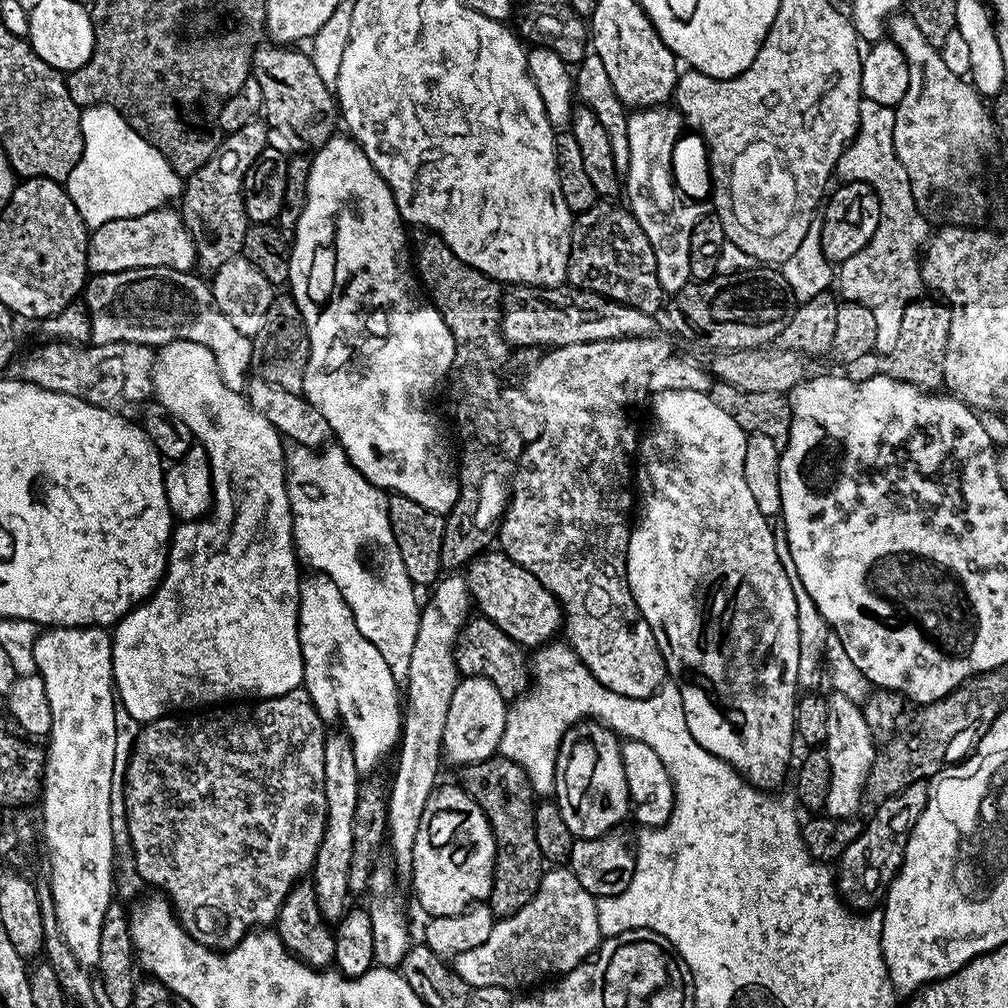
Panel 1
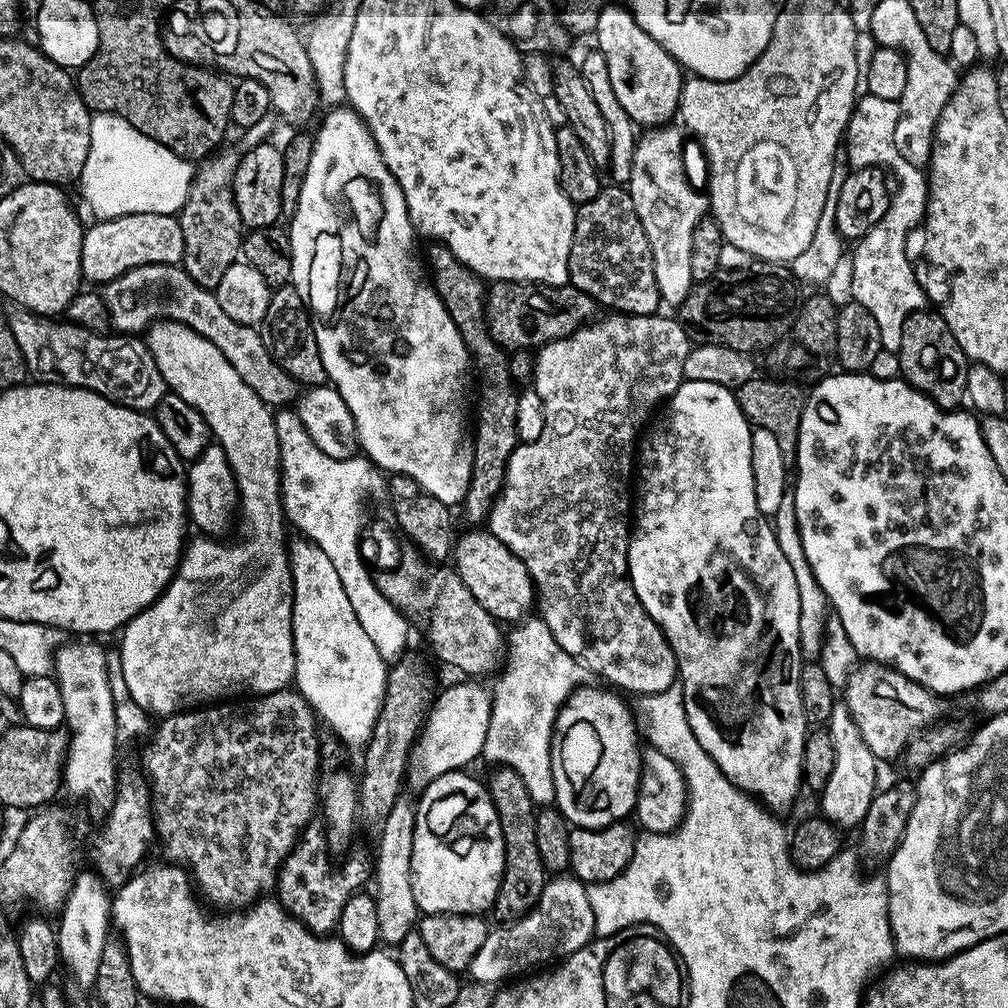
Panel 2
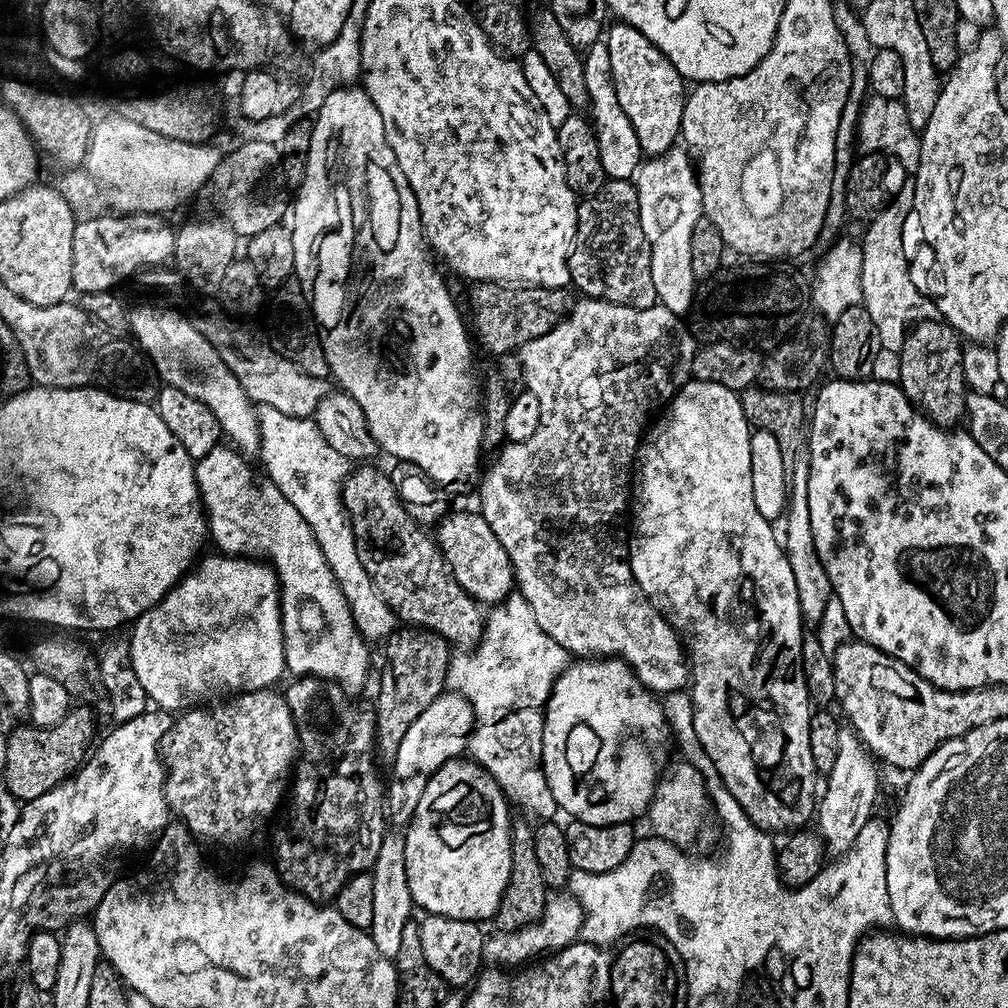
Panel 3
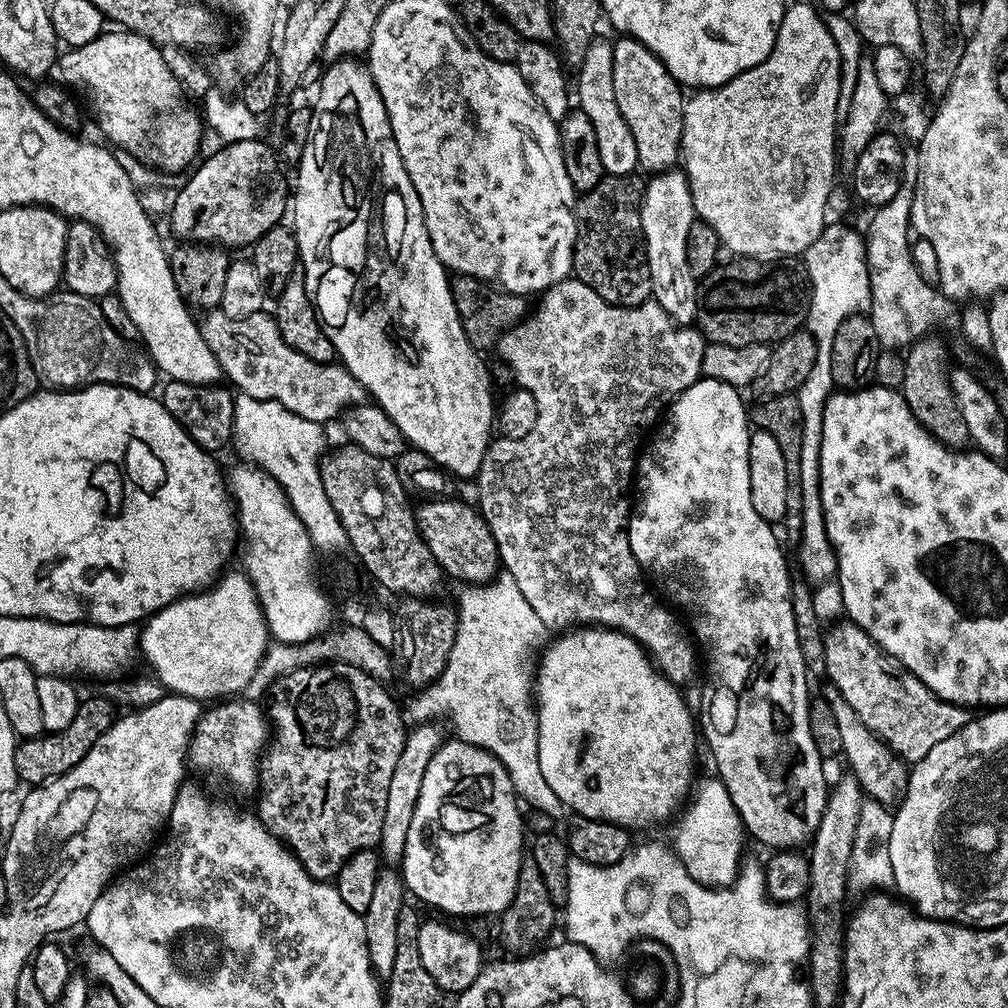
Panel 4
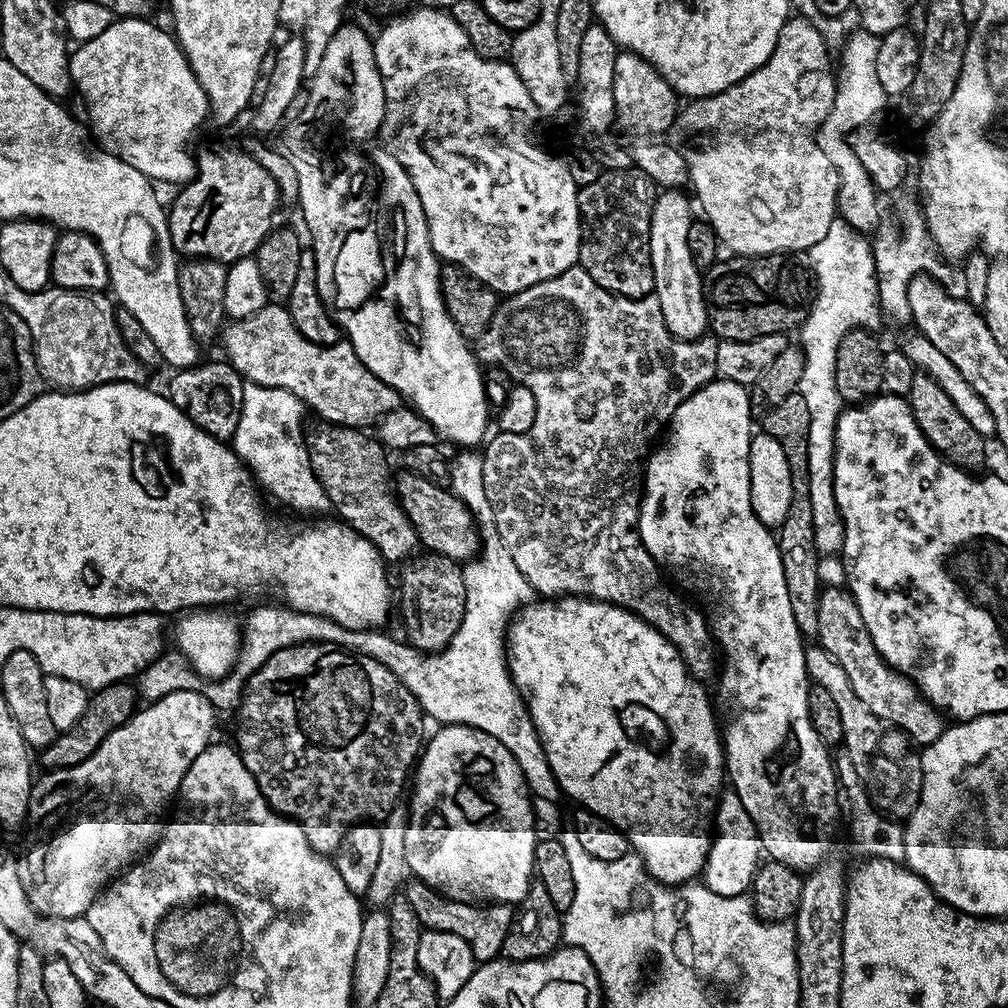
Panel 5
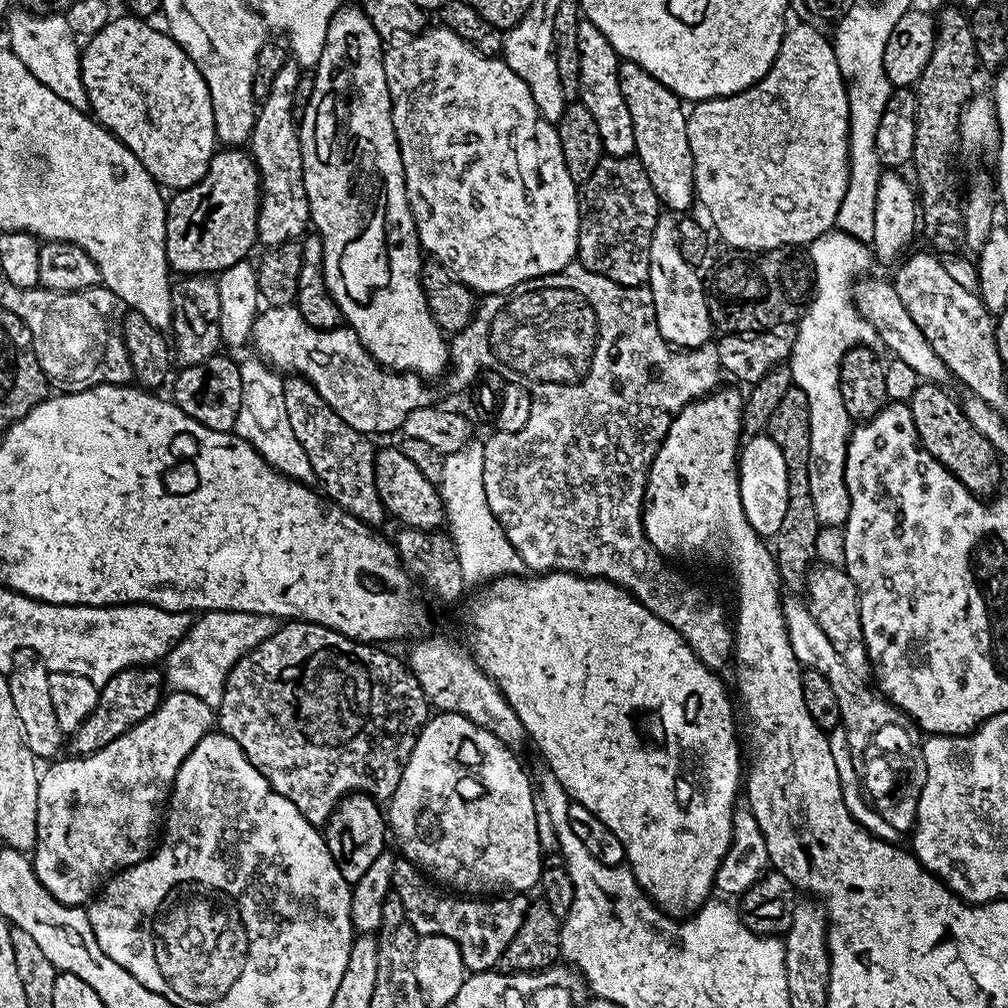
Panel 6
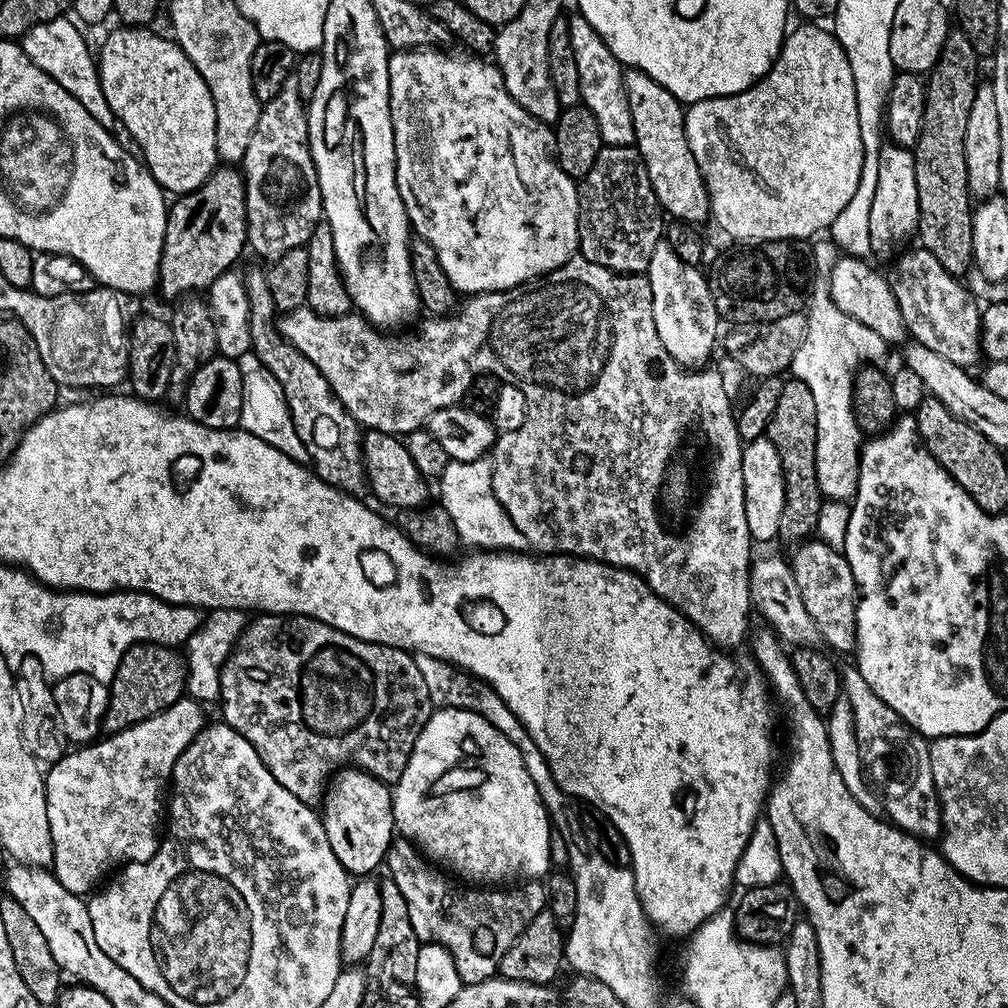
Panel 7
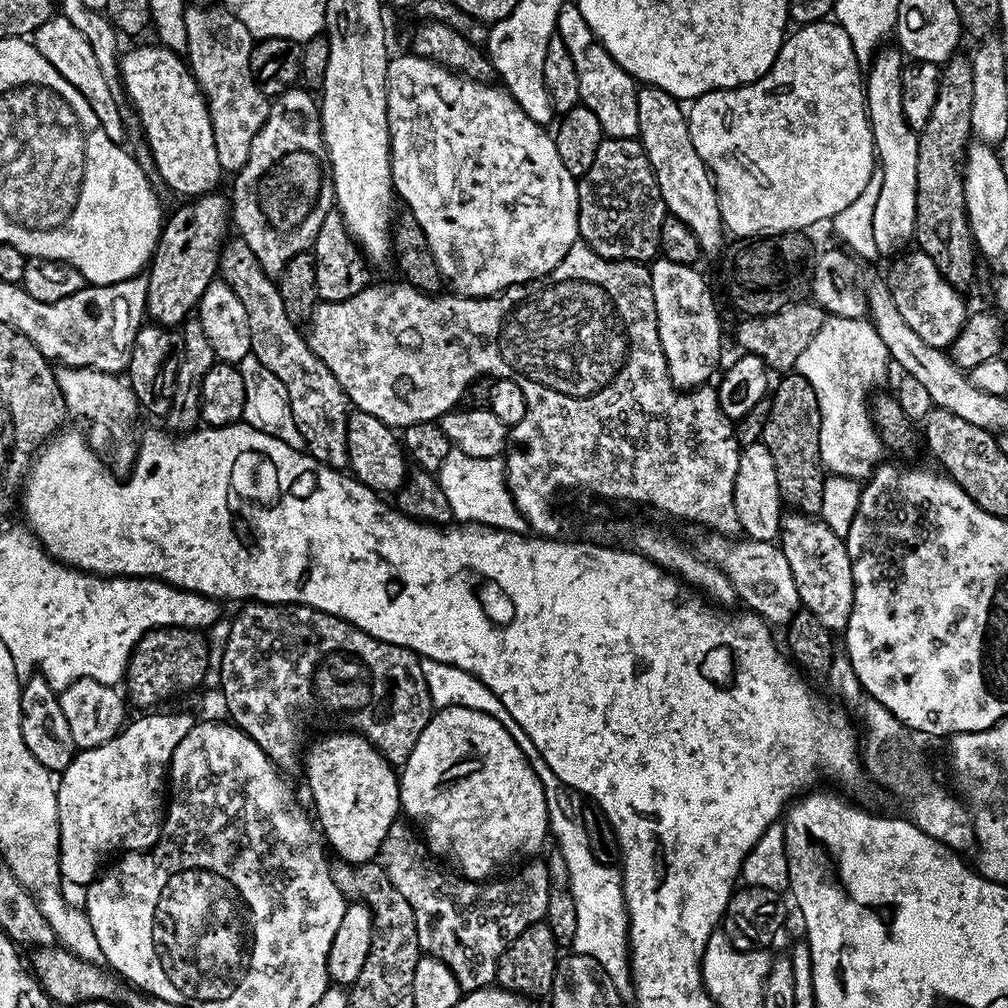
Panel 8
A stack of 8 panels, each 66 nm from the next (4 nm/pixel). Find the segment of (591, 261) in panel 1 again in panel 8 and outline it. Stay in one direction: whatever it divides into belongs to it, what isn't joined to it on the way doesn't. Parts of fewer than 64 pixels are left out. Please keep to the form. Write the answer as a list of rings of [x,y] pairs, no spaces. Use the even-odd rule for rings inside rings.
[[[609,136],[598,146],[598,155],[590,170],[579,177],[576,193],[578,194],[579,239],[589,244],[602,258],[612,260],[635,260],[651,262],[657,259],[660,250],[660,231],[666,215],[664,199],[658,190],[650,158],[639,139],[614,138]]]

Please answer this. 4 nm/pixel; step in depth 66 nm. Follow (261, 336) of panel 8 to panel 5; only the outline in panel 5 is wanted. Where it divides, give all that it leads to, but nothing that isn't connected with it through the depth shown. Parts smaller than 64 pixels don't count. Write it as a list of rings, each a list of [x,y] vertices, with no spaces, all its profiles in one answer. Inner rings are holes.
[[[327,422],[319,426],[313,432],[311,429],[306,443],[310,466],[322,490],[326,490],[331,511],[336,511],[333,513],[359,536],[366,537],[384,561],[407,561],[417,551],[418,541],[414,526],[396,500],[394,476],[388,473],[389,453],[384,445],[360,428]]]

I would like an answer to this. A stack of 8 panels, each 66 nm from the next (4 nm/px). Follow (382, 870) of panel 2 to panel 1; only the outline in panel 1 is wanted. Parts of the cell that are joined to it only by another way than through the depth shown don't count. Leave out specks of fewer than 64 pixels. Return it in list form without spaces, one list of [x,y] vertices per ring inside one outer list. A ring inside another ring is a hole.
[[[445,575],[431,589],[431,592],[432,601],[421,607],[418,634],[414,638],[414,654],[410,654],[410,670],[406,681],[408,692],[406,688],[398,751],[395,753],[396,773],[392,776],[392,788],[390,784],[386,792],[388,798],[386,844],[389,849],[392,847],[391,863],[395,871],[401,877],[404,875],[404,878],[411,877],[412,874],[414,838],[418,838],[418,822],[422,822],[422,810],[426,808],[426,798],[430,798],[432,791],[438,787],[436,775],[440,772],[440,760],[442,761],[444,745],[442,734],[446,722],[446,710],[458,683],[454,649],[460,629],[464,627],[470,616],[468,581],[463,575]]]

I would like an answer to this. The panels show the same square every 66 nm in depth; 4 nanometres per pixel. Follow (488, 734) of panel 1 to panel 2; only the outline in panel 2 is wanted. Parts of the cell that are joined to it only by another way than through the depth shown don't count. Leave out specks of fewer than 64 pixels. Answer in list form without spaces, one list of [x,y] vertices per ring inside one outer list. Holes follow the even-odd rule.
[[[476,682],[464,683],[468,684],[450,685],[433,704],[431,701],[410,753],[406,771],[407,787],[422,790],[442,774],[467,769],[467,764],[483,753],[486,730],[490,724],[492,697],[487,687],[479,688]]]

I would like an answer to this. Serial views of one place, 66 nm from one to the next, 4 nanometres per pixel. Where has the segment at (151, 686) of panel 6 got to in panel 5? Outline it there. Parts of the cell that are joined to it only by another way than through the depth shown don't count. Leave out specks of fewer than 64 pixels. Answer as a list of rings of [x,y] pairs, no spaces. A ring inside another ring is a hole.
[[[121,682],[95,689],[88,697],[86,710],[82,710],[82,718],[78,718],[78,722],[74,722],[70,730],[59,733],[56,741],[39,753],[41,769],[73,768],[78,762],[86,762],[86,758],[90,758],[90,754],[94,754],[94,750],[102,746],[106,737],[114,734],[118,726],[122,726],[131,718],[137,704],[138,693],[131,683]]]

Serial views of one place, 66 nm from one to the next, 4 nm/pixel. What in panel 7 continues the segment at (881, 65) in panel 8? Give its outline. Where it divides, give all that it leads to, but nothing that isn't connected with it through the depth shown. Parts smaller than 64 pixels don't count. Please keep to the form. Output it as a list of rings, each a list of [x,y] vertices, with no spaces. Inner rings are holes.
[[[888,142],[880,149],[878,190],[874,190],[874,203],[870,206],[870,250],[875,259],[895,261],[913,243],[911,240],[917,235],[920,211],[918,182],[912,174],[915,161],[915,155],[899,144]]]

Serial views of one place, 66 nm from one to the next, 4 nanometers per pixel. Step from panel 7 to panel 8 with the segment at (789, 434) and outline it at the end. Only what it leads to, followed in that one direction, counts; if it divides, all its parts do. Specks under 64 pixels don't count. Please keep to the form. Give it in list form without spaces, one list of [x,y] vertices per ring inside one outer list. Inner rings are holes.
[[[789,371],[787,374],[781,375],[779,379],[777,384],[775,381],[770,392],[772,402],[770,418],[766,418],[766,430],[762,437],[762,443],[766,446],[766,450],[770,450],[770,458],[774,458],[774,470],[778,474],[781,501],[784,501],[789,509],[815,517],[822,510],[823,482],[826,477],[826,469],[820,460],[818,394],[814,394],[814,386],[810,386],[810,382],[806,382],[806,378],[802,378],[802,374],[798,371]]]

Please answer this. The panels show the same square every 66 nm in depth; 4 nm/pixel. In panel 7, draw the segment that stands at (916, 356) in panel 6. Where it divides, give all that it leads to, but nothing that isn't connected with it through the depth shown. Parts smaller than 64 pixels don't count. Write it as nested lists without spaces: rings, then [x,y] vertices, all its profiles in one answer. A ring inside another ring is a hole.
[[[841,255],[827,273],[826,291],[832,297],[834,306],[842,310],[842,314],[850,314],[850,318],[862,322],[862,326],[870,326],[874,334],[884,339],[885,345],[892,346],[906,336],[902,310],[892,293],[889,277],[885,273],[883,276],[878,269],[871,268],[868,263],[867,259],[858,256]]]

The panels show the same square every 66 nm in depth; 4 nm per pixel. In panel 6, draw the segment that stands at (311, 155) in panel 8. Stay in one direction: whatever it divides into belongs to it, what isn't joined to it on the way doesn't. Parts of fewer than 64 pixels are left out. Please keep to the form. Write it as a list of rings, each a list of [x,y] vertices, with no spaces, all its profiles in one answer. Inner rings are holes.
[[[285,62],[274,78],[274,86],[270,86],[267,100],[259,105],[252,127],[250,155],[256,161],[256,169],[260,171],[261,190],[256,239],[264,246],[300,240],[310,224],[310,206],[304,189],[304,167],[300,153],[300,133],[292,106],[294,90],[301,75],[300,65]]]

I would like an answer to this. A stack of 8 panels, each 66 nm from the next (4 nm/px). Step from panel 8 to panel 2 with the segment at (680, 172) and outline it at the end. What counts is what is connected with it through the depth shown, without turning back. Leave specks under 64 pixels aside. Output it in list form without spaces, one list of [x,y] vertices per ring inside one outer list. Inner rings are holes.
[[[606,6],[600,11],[598,26],[594,33],[595,47],[606,58],[606,71],[614,86],[614,95],[633,125],[660,126],[671,121],[680,107],[680,91],[686,79],[679,62],[668,53],[623,6]]]

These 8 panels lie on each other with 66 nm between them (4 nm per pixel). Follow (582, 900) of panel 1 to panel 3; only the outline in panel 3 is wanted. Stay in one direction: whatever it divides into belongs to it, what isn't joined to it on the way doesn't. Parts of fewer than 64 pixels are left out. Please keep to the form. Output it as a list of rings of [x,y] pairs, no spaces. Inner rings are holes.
[[[564,890],[557,891],[549,895],[542,918],[538,918],[530,926],[519,928],[514,932],[497,931],[496,936],[489,935],[484,941],[483,963],[488,966],[527,965],[545,954],[558,953],[577,943],[582,925],[584,925],[584,911],[575,896]]]

